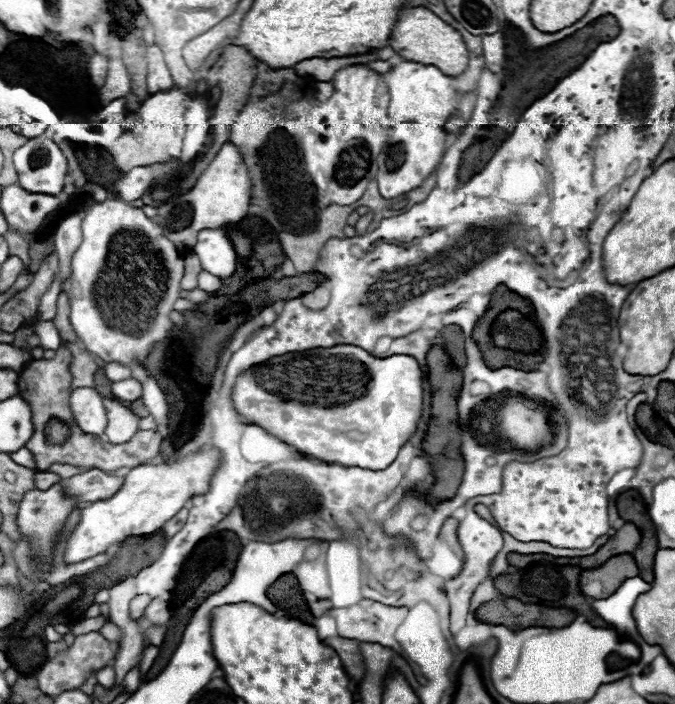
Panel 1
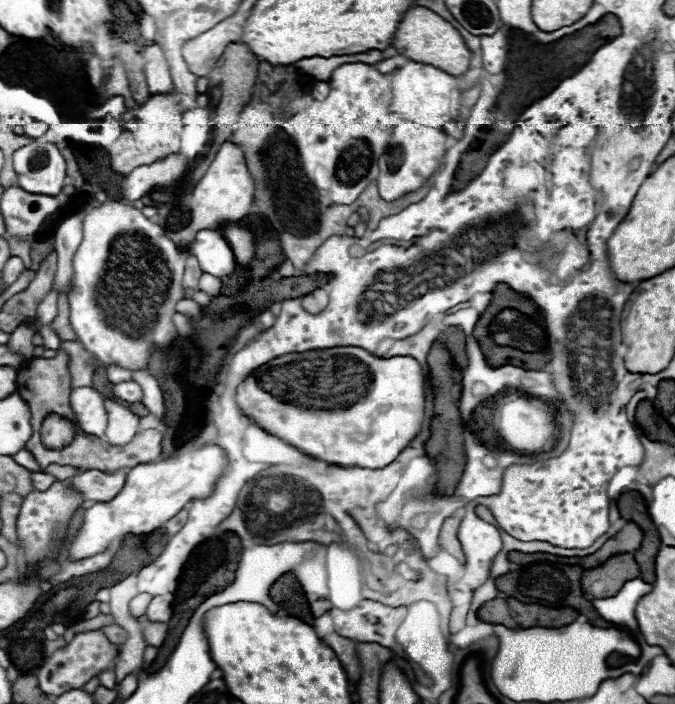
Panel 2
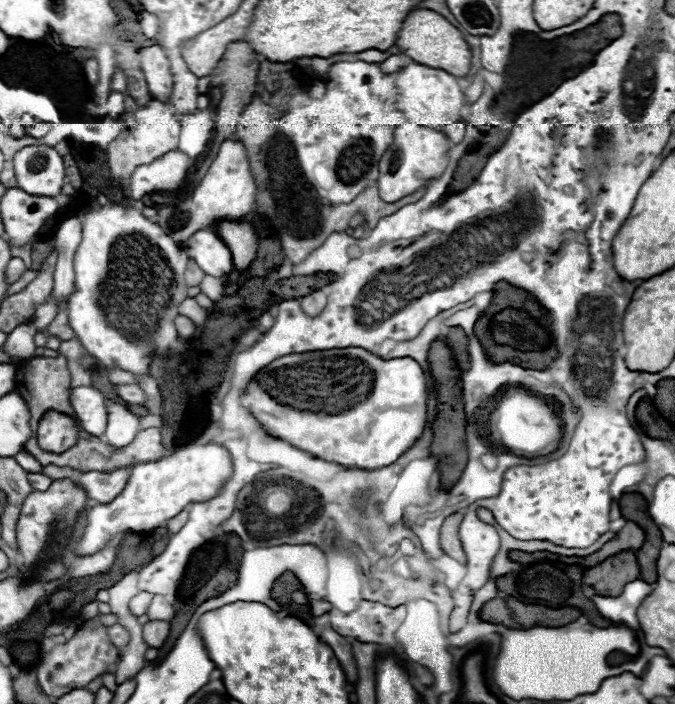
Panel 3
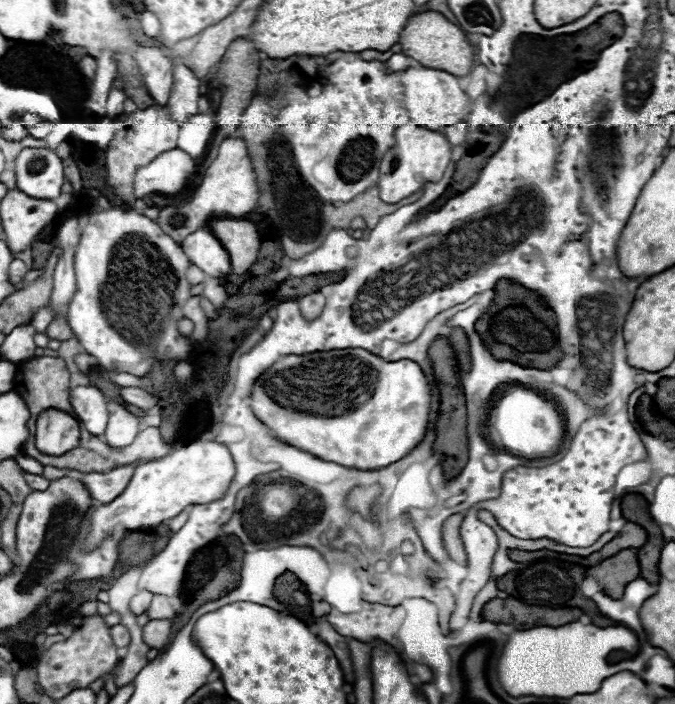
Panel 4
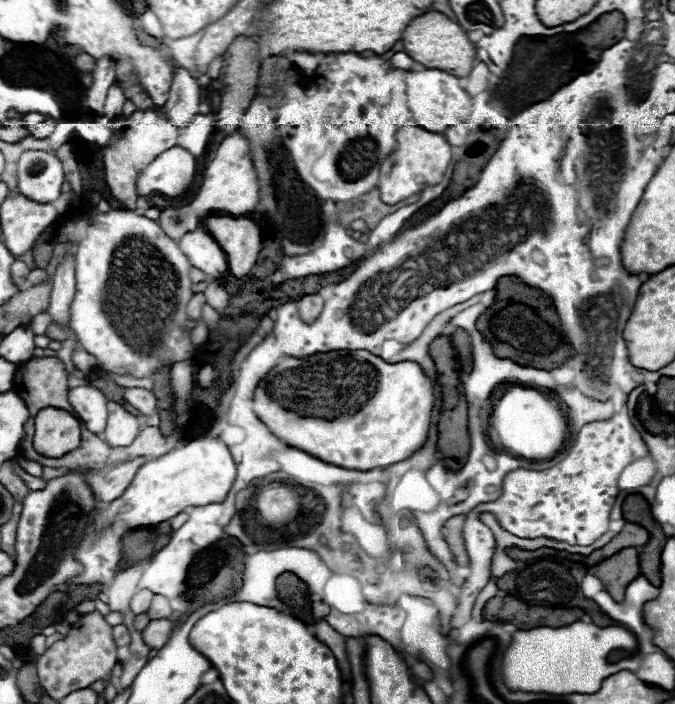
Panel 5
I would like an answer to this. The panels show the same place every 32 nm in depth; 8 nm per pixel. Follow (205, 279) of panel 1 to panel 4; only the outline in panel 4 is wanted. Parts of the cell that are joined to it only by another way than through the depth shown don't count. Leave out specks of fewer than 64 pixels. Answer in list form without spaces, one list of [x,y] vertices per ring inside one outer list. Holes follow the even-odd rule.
[[[208,276],[204,282],[204,296],[216,306],[216,308],[222,308],[222,304],[224,304],[224,300],[228,298],[228,294],[226,294],[226,290],[224,290],[224,286],[220,284],[220,280],[218,278],[212,278],[212,276]]]

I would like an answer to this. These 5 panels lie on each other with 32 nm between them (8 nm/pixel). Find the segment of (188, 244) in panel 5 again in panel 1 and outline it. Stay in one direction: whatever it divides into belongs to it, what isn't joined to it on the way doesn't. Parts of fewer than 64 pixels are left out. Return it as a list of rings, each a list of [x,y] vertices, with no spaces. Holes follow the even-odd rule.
[[[226,228],[202,230],[192,252],[200,258],[202,268],[218,278],[228,278],[236,272],[238,254]]]

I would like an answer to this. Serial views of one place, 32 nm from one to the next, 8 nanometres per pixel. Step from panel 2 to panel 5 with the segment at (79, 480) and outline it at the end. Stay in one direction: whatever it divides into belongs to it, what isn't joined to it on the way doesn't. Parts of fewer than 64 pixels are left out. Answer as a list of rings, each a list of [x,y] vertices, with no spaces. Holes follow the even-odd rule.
[[[136,458],[132,462],[122,462],[116,464],[106,476],[98,476],[98,474],[88,474],[86,482],[90,484],[90,490],[94,492],[94,498],[100,502],[112,502],[118,496],[122,496],[122,492],[128,488],[128,484],[132,482],[136,470],[146,464],[148,458]]]

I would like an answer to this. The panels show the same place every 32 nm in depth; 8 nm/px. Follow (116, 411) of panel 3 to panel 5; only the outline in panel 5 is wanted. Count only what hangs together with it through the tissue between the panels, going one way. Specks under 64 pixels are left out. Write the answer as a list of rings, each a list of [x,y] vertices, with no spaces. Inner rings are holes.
[[[108,402],[108,424],[104,430],[104,440],[112,448],[130,446],[140,432],[140,422],[136,416],[126,412],[120,404]]]

